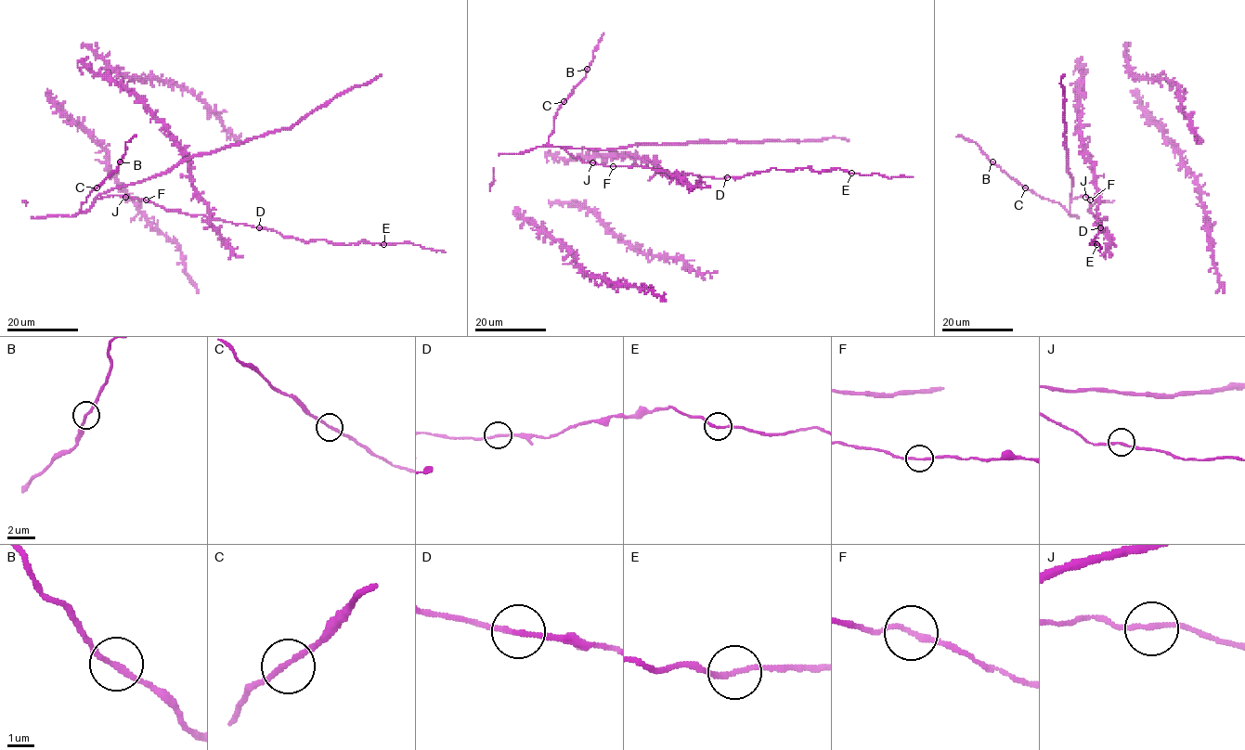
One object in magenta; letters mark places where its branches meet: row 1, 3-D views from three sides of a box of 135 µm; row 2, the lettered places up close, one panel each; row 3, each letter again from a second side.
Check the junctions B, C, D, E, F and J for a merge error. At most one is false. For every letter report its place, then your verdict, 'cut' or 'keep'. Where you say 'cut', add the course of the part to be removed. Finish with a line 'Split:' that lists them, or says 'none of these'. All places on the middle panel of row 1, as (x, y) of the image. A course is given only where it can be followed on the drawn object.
B: (587, 69) | keep
C: (564, 101) | keep
D: (727, 177) | keep
E: (851, 173) | cut | (850, 173), (878, 174), (888, 178), (913, 177)
F: (613, 166) | keep
J: (592, 162) | keep
Split: E

